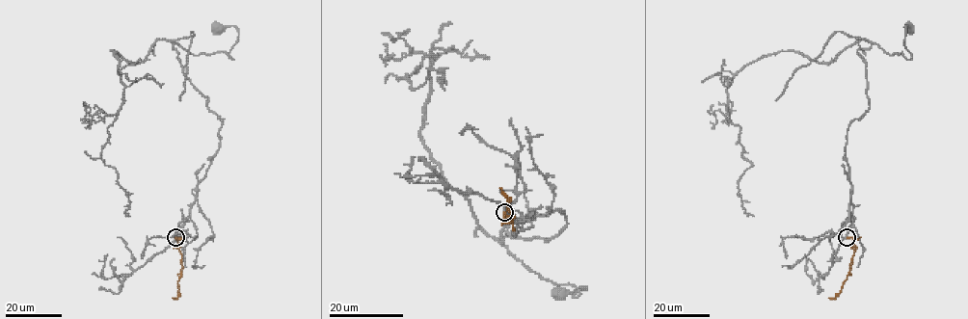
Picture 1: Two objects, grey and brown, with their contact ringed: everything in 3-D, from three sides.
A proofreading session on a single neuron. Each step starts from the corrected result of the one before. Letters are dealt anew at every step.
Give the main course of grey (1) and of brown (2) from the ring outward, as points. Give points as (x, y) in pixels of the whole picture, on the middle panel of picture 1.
1: (504, 213), (565, 215), (548, 241), (501, 233), (540, 277), (572, 283), (577, 297), (586, 288), (560, 293)
2: (504, 213), (504, 218), (510, 222), (508, 198), (501, 188)

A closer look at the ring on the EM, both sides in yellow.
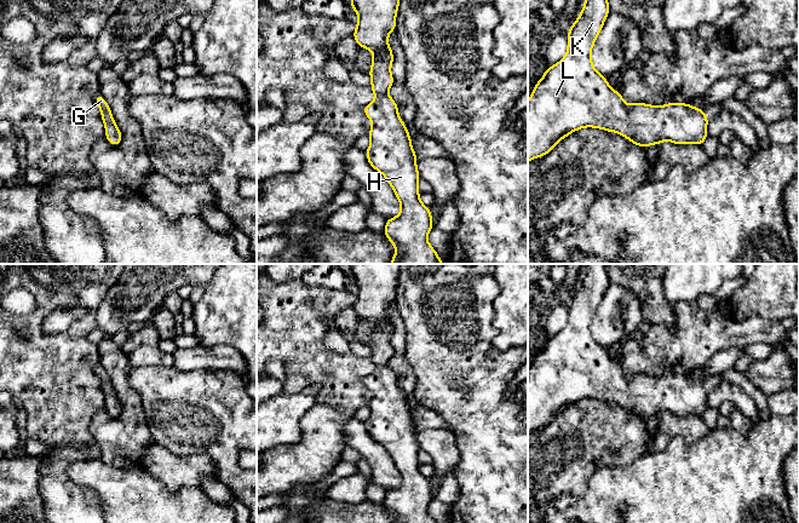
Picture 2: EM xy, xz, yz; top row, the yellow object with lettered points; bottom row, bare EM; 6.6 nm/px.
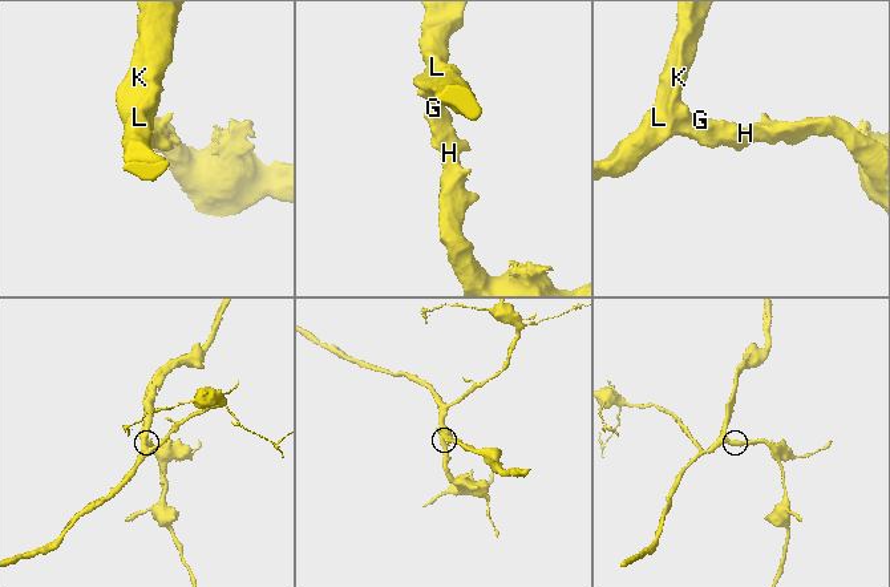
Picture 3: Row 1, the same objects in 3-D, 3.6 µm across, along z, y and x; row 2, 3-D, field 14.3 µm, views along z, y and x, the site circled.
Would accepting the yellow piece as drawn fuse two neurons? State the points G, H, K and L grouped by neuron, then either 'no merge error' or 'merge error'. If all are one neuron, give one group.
G H K L; no merge error

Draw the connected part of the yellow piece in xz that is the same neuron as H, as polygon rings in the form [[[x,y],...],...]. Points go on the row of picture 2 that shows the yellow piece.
[[[351,0],[351,8],[360,17],[352,36],[360,47],[373,52],[368,74],[375,99],[363,108],[373,123],[368,132],[370,145],[364,153],[369,165],[386,178],[401,203],[401,213],[386,219],[383,231],[396,251],[390,264],[444,264],[427,242],[435,225],[430,207],[419,200],[418,156],[398,115],[397,103],[387,94],[395,84],[390,70],[393,52],[387,38],[396,30],[398,5],[400,0]]]

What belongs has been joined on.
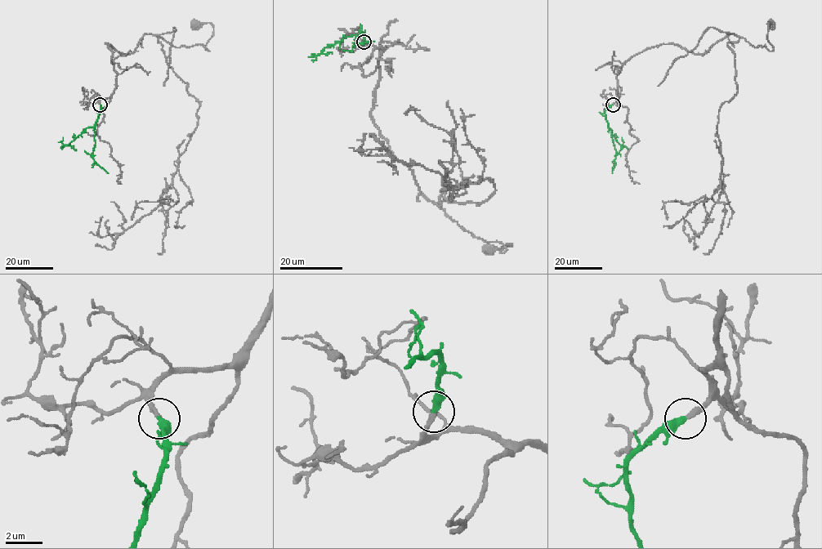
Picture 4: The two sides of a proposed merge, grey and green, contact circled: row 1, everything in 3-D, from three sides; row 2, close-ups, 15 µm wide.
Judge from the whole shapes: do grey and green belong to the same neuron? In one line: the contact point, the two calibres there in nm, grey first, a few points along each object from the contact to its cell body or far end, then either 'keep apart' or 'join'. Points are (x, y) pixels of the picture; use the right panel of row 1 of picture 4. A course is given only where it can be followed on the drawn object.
at (613, 104); 240 nm thick on the grey side, 400 nm on the other; grey runs (613, 104), (617, 74), (632, 56), (671, 43), (703, 54), (728, 34), (770, 51), (770, 23); green runs (612, 104), (605, 110), (605, 118), (616, 152), (612, 172); join

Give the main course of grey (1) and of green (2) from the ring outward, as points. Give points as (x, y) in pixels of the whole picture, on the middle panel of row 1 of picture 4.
1: (364, 42), (385, 47), (372, 118), (390, 151), (465, 230), (503, 252), (511, 245), (489, 249)
2: (364, 42), (364, 32), (361, 32), (356, 35), (353, 46), (373, 41)

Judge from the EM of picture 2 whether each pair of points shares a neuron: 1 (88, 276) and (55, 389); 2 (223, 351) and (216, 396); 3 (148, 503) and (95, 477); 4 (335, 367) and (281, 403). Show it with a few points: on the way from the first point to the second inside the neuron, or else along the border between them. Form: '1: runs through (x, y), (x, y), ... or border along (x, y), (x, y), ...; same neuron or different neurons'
1: runs through (88, 304), (88, 321), (81, 346), (69, 361); same neuron
2: border along (193, 371), (231, 369), (243, 379); different neurons
3: runs through (134, 503), (108, 483); same neuron
4: border along (322, 386), (310, 384), (294, 392), (282, 392); different neurons

